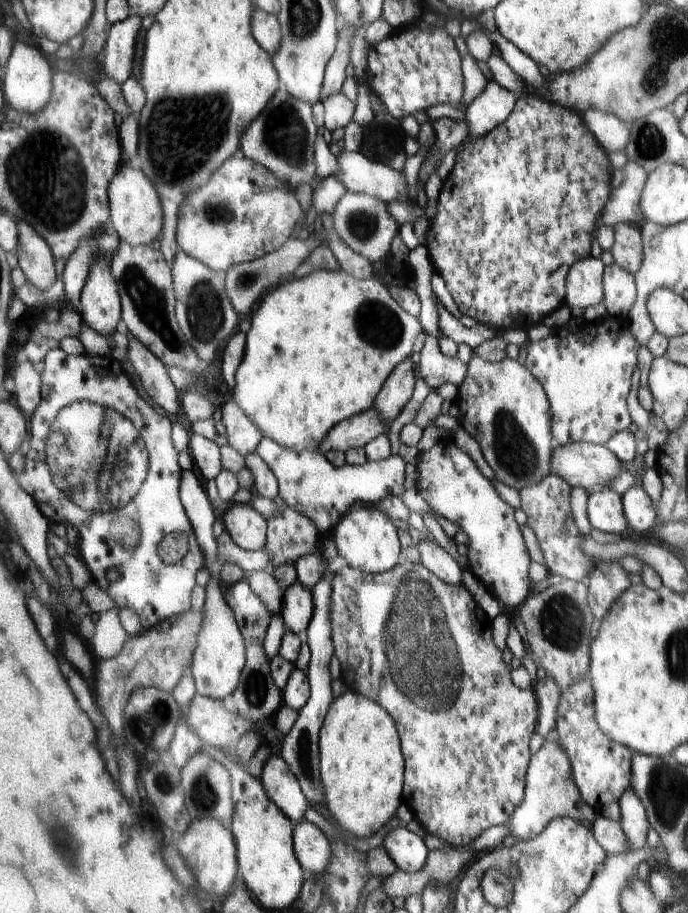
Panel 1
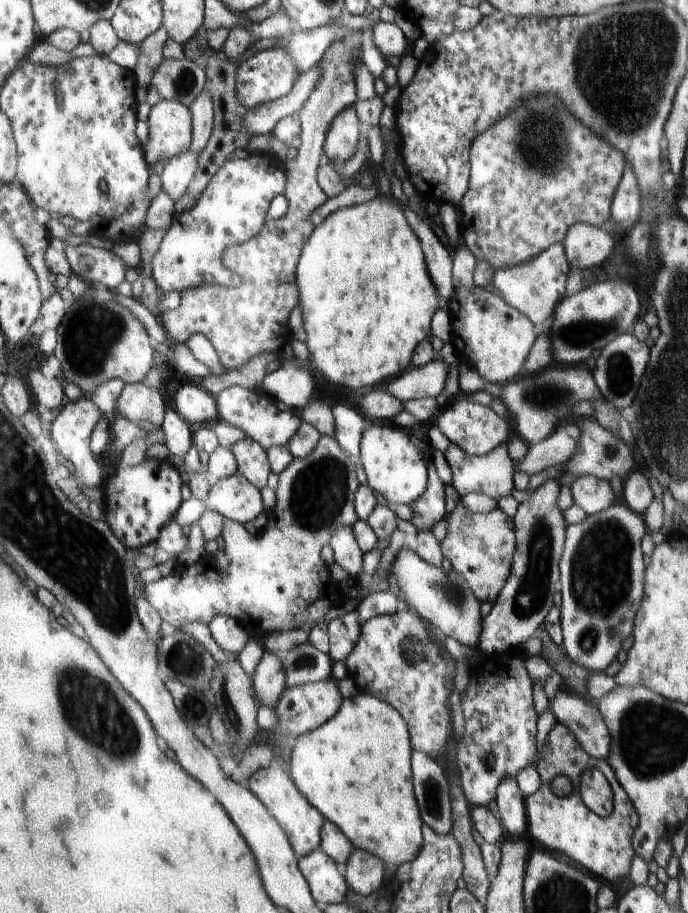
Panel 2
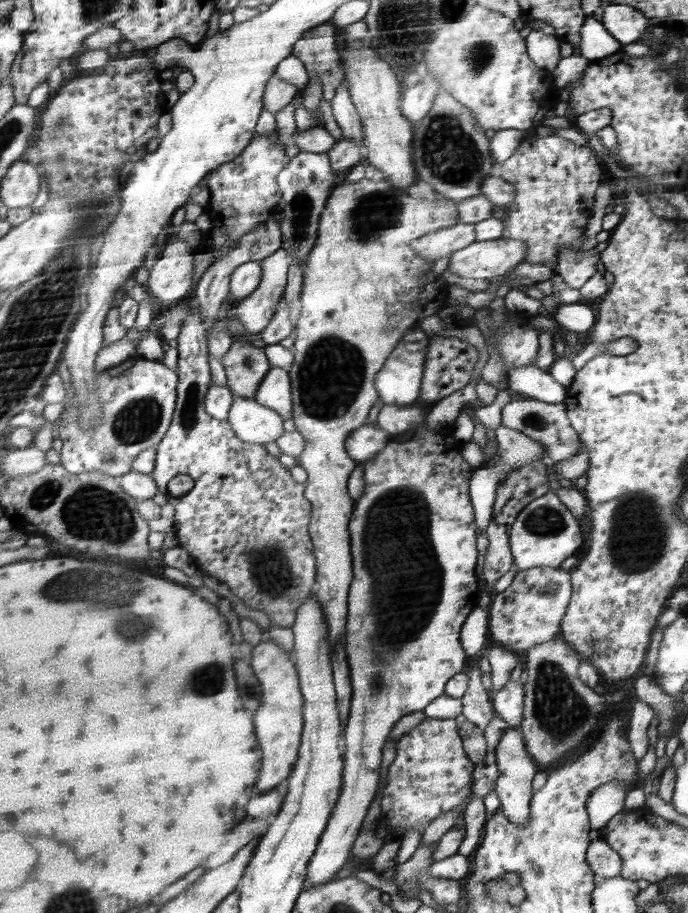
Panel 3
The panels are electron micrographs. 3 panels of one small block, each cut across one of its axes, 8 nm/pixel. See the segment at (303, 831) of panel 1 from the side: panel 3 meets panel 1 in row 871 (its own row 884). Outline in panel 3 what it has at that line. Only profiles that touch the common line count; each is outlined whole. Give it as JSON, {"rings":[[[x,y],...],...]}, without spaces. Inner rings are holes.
{"rings":[[[426,421],[420,422],[412,431],[392,436],[388,444],[380,452],[376,452],[374,458],[363,463],[366,489],[364,490],[364,495],[358,499],[357,509],[354,509],[353,521],[350,522],[350,534],[353,541],[354,574],[356,576],[354,577],[350,594],[348,594],[348,604],[350,606],[348,606],[348,626],[346,626],[346,647],[350,666],[352,667],[353,698],[352,712],[350,713],[349,722],[344,728],[346,737],[345,786],[330,817],[329,828],[325,829],[325,834],[317,846],[317,852],[314,853],[313,860],[310,861],[309,880],[306,881],[306,890],[332,881],[334,874],[352,856],[350,853],[354,841],[359,834],[362,820],[364,820],[364,816],[366,816],[378,789],[382,748],[384,748],[384,744],[389,739],[390,728],[402,716],[406,716],[408,712],[424,710],[425,706],[428,706],[432,700],[445,692],[448,680],[454,675],[462,673],[462,668],[466,664],[465,649],[463,646],[460,646],[460,628],[465,625],[465,621],[468,620],[468,615],[472,612],[472,609],[477,608],[479,604],[478,598],[476,598],[476,594],[478,594],[478,580],[474,576],[476,574],[474,572],[474,568],[476,568],[474,564],[476,564],[476,556],[478,556],[478,552],[476,552],[477,526],[474,526],[475,513],[469,498],[470,480],[473,478],[474,468],[466,462],[465,456],[462,455],[460,447],[463,443],[454,438],[454,434],[450,432],[451,426],[443,428],[440,433],[433,433],[432,430],[428,430]]]}

